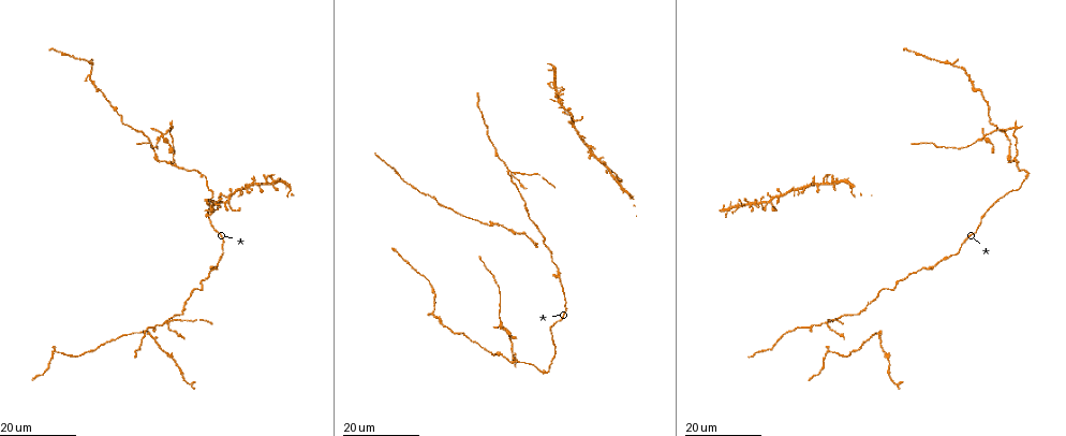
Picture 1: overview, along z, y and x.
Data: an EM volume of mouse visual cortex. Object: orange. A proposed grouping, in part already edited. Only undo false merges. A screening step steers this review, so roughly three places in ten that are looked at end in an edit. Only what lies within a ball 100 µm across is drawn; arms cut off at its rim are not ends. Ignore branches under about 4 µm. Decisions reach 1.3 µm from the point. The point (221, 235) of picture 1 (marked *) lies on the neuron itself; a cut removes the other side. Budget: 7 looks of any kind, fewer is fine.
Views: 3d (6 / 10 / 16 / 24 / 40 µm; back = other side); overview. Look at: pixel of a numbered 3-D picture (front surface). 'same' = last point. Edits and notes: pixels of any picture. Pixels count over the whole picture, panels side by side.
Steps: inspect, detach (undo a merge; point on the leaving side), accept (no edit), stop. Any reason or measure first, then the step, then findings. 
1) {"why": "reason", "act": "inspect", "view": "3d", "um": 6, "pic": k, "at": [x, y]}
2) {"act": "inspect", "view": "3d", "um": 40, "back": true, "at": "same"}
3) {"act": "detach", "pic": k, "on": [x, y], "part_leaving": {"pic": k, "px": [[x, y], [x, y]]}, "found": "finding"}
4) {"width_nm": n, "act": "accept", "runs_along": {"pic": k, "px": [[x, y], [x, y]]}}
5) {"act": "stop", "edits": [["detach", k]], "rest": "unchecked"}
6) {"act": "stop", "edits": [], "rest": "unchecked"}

{"why": "two arms in line, one across", "act": "inspect", "view": "3d", "um": 24, "pic": 1, "at": [1017, 162]}

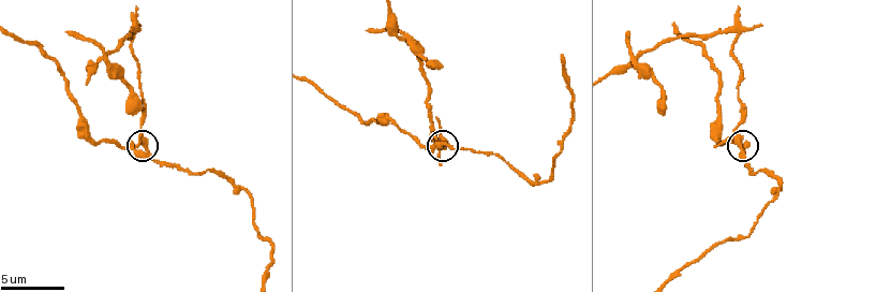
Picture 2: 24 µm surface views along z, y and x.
{"act": "inspect", "view": "3d", "um": 6, "pic": 2, "at": [144, 145]}

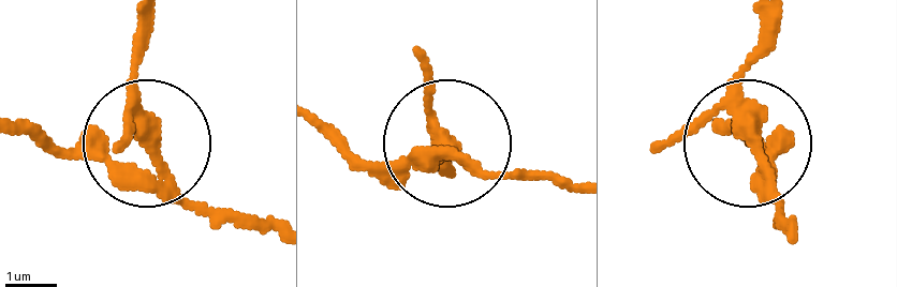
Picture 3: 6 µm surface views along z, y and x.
{"act": "inspect", "view": "3d", "um": 6, "back": true, "pic": 3, "at": [754, 143]}

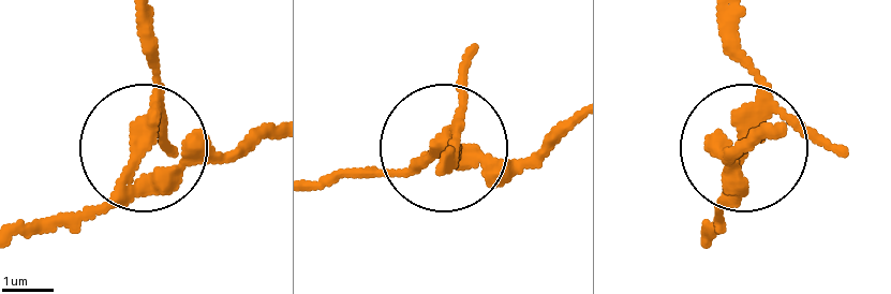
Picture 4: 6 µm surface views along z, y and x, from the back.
{"width_nm": 300, "act": "detach", "pic": 4, "on": [156, 109], "found": "two neurons meet here"}

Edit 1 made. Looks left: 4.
{"act": "inspect", "view": "overview"}

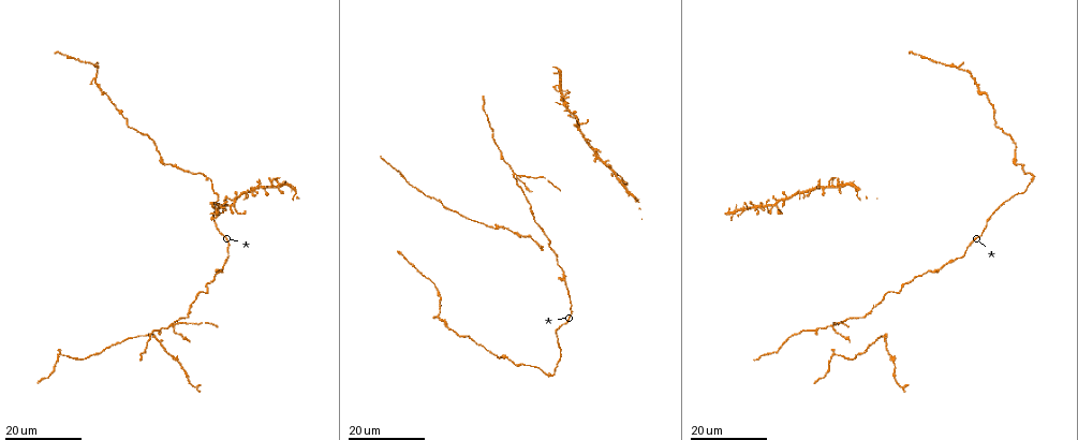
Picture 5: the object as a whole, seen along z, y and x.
{"why": "four arms meet", "act": "inspect", "view": "3d", "um": 24, "pic": 5, "at": [515, 174]}

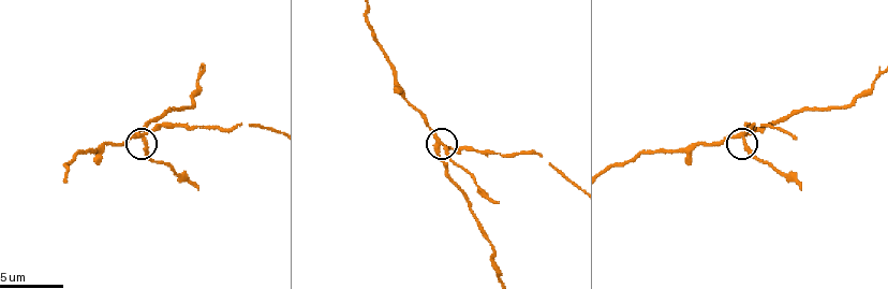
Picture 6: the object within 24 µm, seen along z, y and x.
{"act": "inspect", "view": "3d", "um": 10, "pic": 6, "at": [744, 136]}

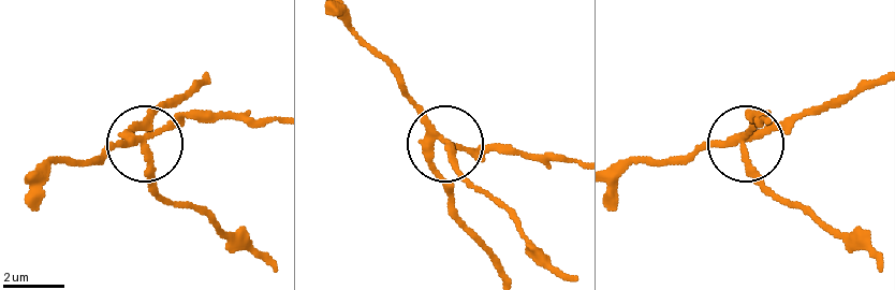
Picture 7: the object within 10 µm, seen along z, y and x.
{"act": "detach", "pic": 7, "on": [148, 187], "part_leaving": {"pic": 7, "px": [[146, 145], [153, 189], [200, 213], [275, 271]]}, "found": "two neurons meet here"}

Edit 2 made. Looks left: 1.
{"act": "stop", "edits": [["detach", 4], ["detach", 7]], "rest": "unchecked"}

